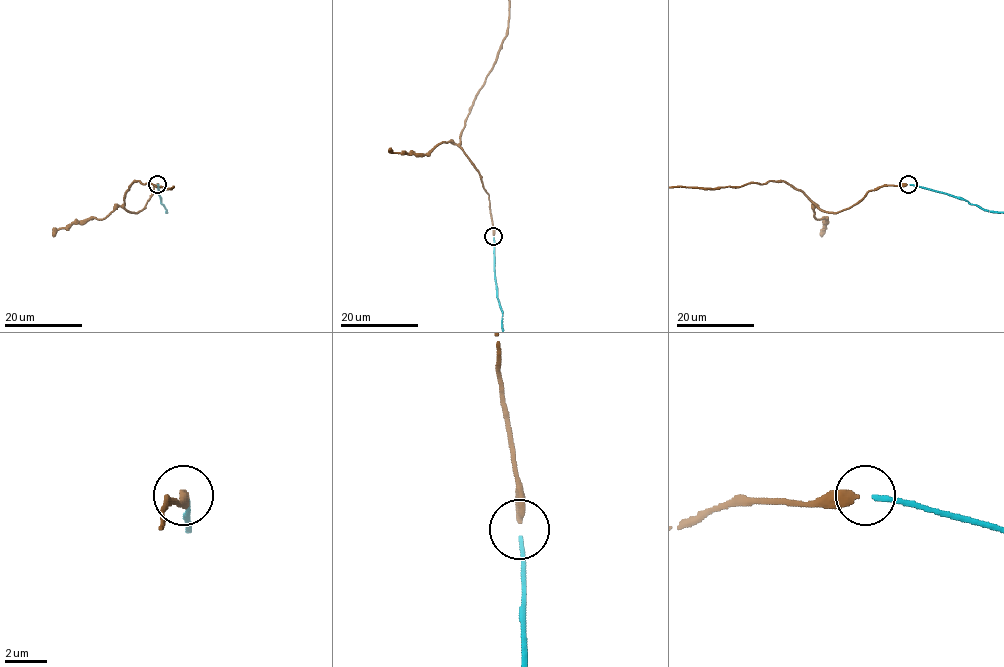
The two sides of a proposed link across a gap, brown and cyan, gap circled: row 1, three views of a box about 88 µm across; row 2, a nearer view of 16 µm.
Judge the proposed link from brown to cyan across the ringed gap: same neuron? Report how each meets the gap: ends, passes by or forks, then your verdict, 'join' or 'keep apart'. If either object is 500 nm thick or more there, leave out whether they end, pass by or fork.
brown ends; cyan ends; join

